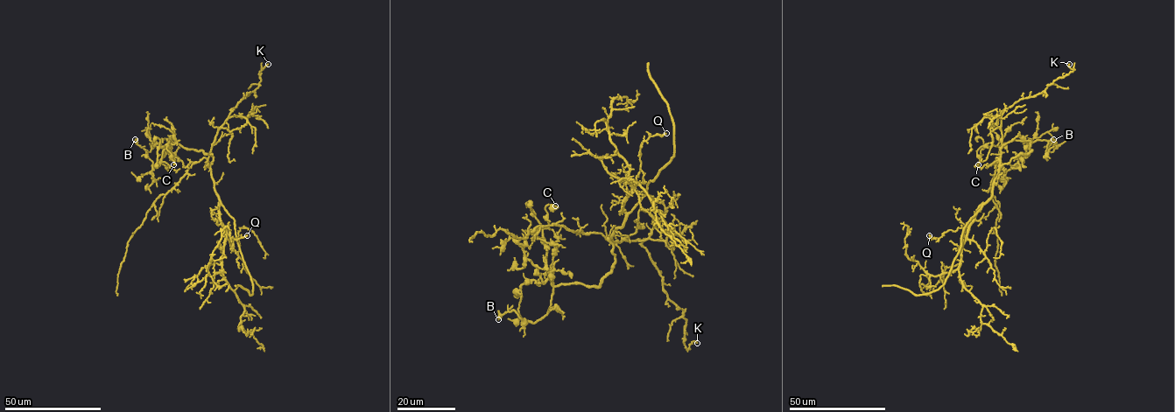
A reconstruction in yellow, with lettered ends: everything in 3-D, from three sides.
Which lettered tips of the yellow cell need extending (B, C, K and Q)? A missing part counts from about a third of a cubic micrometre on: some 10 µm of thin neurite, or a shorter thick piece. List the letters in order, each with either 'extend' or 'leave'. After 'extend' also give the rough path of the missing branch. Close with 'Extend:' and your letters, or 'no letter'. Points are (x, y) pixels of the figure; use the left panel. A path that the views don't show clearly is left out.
B: leave
C: leave
K: leave
Q: leave
Extend: no letter

